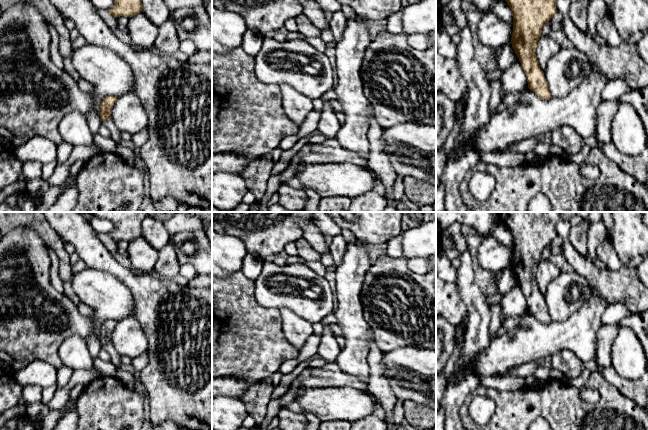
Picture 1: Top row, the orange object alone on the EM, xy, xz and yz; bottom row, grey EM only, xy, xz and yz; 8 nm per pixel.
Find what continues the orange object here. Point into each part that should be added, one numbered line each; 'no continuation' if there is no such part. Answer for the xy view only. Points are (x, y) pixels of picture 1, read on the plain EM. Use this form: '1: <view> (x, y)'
1: xy (116, 358)

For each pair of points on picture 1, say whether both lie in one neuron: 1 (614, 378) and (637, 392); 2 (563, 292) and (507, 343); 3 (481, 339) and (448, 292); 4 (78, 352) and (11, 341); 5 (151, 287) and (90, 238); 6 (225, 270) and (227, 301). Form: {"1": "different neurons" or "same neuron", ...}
{"1": "same neuron", "2": "different neurons", "3": "different neurons", "4": "different neurons", "5": "same neuron", "6": "different neurons"}

